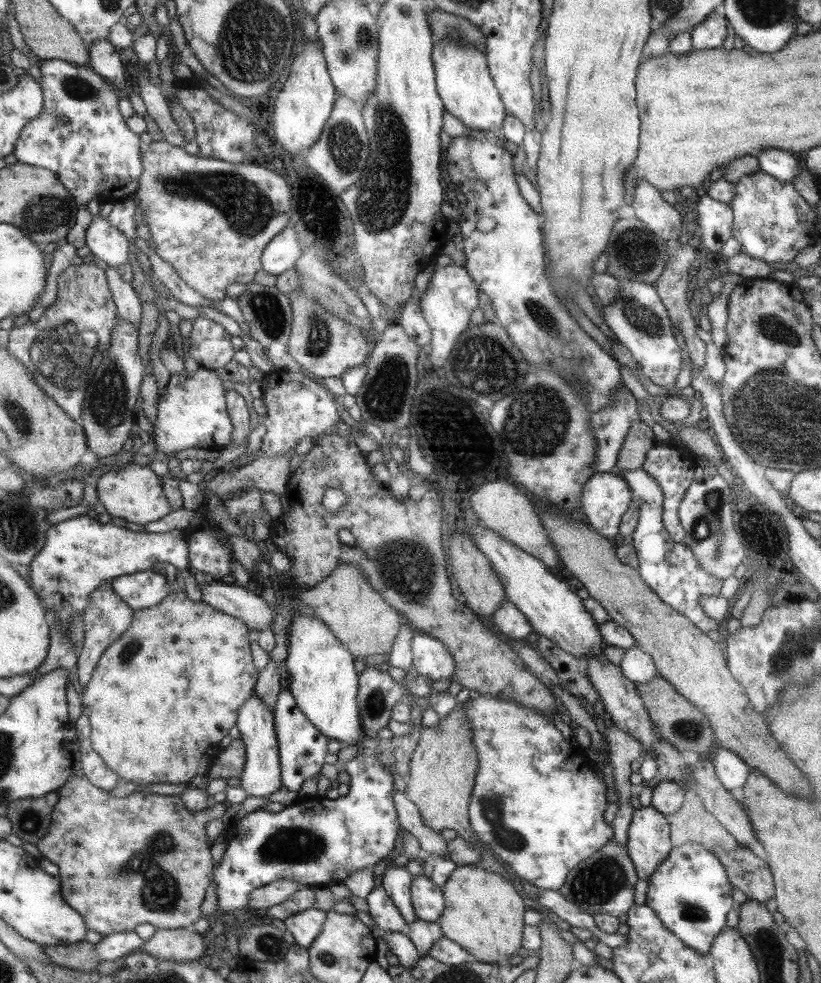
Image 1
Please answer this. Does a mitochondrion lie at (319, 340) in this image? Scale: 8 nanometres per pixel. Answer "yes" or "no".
yes

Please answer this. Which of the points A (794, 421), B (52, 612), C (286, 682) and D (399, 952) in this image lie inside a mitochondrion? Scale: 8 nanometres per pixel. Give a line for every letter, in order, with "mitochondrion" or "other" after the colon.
A: mitochondrion
B: other
C: other
D: other

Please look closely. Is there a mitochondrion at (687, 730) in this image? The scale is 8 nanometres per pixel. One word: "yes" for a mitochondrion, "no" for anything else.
yes

